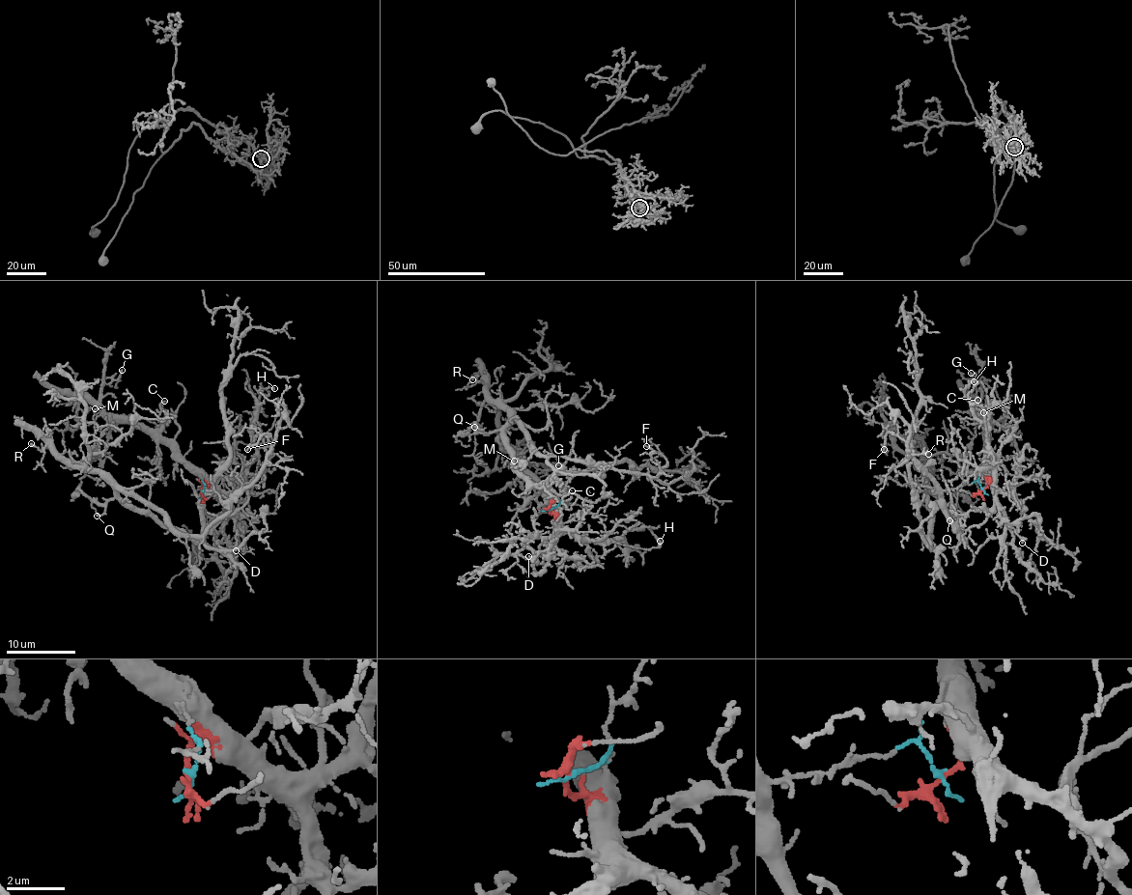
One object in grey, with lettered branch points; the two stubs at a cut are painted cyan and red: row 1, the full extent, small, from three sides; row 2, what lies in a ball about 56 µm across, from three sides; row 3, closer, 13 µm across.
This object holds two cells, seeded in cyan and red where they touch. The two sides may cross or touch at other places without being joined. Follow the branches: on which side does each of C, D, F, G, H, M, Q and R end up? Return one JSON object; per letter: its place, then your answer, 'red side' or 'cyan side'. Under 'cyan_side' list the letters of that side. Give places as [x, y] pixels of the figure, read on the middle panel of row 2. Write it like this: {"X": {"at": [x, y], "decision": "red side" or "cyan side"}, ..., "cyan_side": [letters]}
{"C": {"at": [572, 490], "decision": "red side"}, "D": {"at": [528, 556], "decision": "red side"}, "F": {"at": [646, 446], "decision": "cyan side"}, "G": {"at": [558, 465], "decision": "red side"}, "H": {"at": [660, 541], "decision": "red side"}, "M": {"at": [514, 461], "decision": "red side"}, "Q": {"at": [474, 427], "decision": "cyan side"}, "R": {"at": [472, 379], "decision": "cyan side"}, "cyan_side": ["F", "Q", "R"]}

